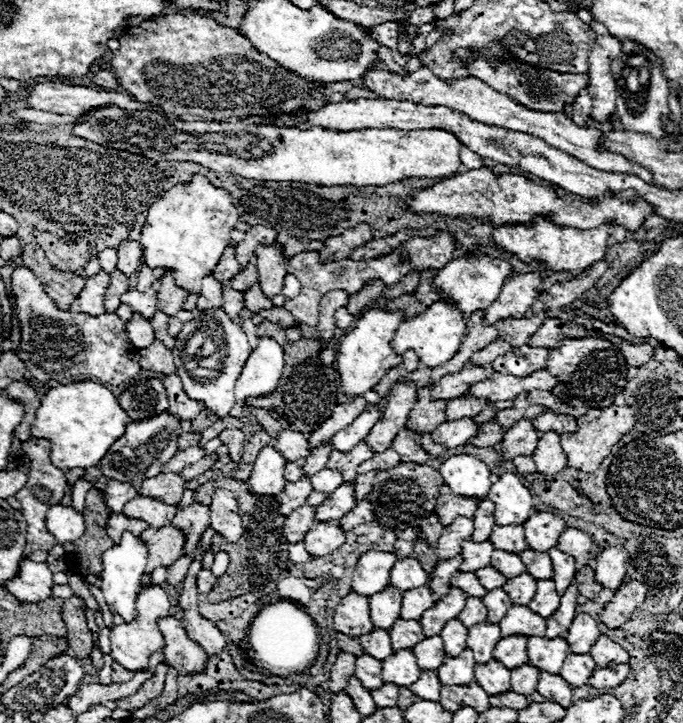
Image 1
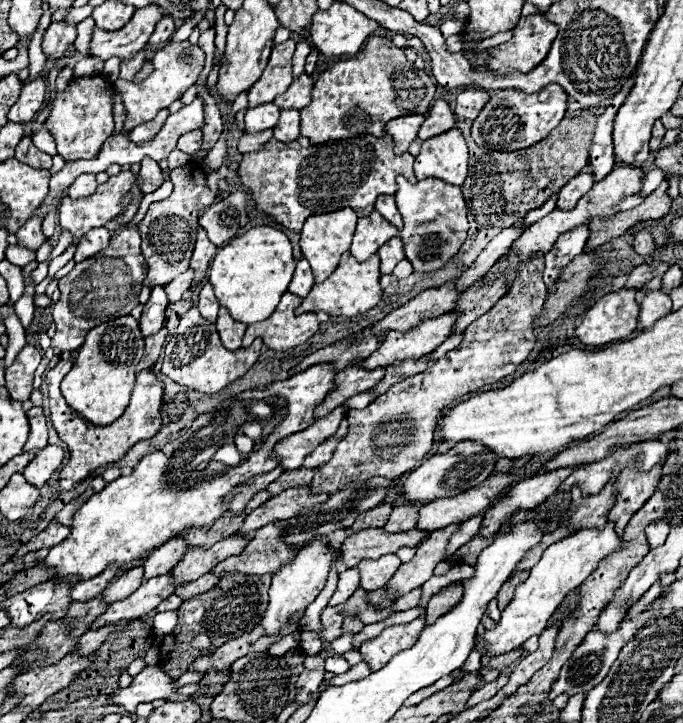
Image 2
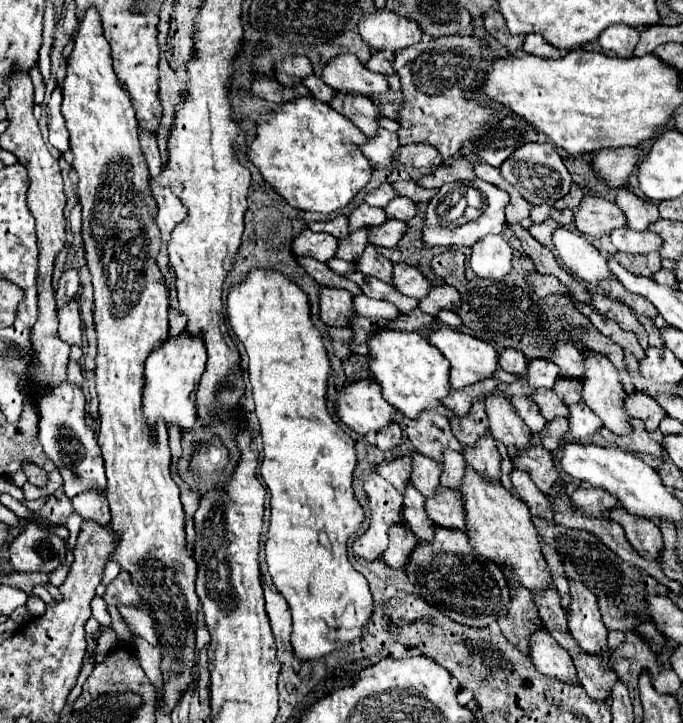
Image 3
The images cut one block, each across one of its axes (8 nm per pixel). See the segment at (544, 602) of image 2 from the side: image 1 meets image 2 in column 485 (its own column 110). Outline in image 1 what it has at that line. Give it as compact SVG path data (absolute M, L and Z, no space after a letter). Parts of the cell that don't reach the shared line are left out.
M152 586L152 588L142 588L138 600L136 600L136 608L138 608L138 616L132 624L120 624L112 628L110 634L110 642L112 642L112 652L110 656L114 658L114 662L118 662L120 666L124 666L126 670L132 672L142 672L148 670L148 658L158 652L164 650L164 636L158 630L158 620L172 616L170 612L170 598L168 594L160 588L160 586Z

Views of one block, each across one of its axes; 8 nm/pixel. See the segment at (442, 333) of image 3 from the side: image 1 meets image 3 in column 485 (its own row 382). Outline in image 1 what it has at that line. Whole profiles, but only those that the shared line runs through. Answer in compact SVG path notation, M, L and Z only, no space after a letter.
M374 308L374 310L364 312L358 318L354 330L340 338L340 344L336 350L336 366L340 372L344 394L348 398L364 396L384 378L384 374L390 368L400 366L402 356L396 356L394 350L390 348L390 340L400 322L402 322L402 312L384 312L382 308Z

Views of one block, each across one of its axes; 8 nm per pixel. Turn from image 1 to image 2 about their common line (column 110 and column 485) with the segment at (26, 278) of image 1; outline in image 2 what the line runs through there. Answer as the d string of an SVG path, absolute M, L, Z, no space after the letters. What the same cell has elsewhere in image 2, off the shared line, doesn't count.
M539 252L536 256L540 257L528 260L518 270L510 292L466 328L466 336L458 348L446 352L446 356L434 362L426 372L394 384L364 410L348 412L348 434L338 444L330 462L326 462L314 476L310 484L314 492L334 494L344 486L364 484L372 476L398 478L416 468L432 448L434 430L444 408L450 408L460 396L476 392L484 384L510 376L516 366L526 360L536 342L536 328L532 328L532 322L542 314L546 298L542 280L545 254Z

